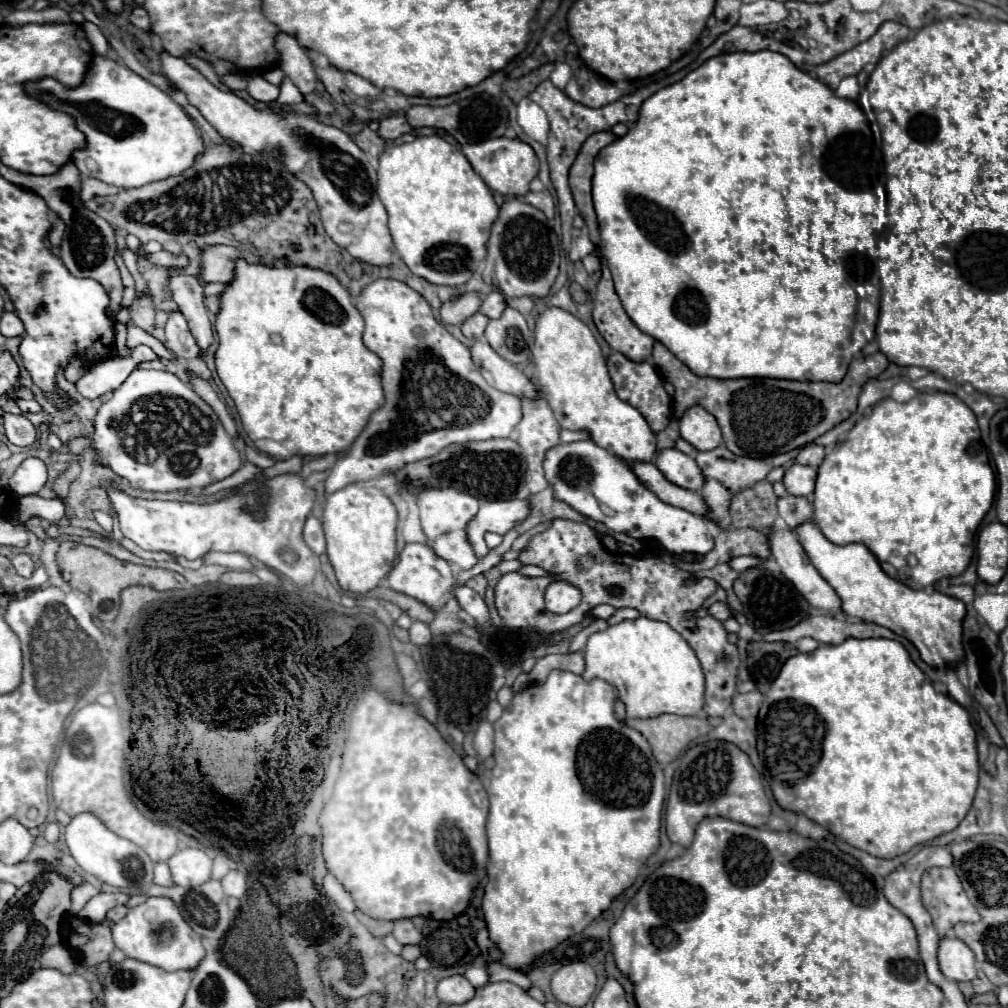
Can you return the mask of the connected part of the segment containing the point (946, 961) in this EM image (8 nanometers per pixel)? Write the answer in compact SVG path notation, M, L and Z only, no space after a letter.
M942 938L938 944L938 964L942 974L954 982L966 982L976 976L972 950L958 938Z

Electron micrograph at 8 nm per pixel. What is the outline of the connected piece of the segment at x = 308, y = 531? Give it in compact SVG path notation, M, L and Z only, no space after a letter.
M308 516L306 524L304 524L304 542L308 544L308 548L316 554L324 554L326 552L326 544L324 544L324 532L322 532L322 522L316 516Z

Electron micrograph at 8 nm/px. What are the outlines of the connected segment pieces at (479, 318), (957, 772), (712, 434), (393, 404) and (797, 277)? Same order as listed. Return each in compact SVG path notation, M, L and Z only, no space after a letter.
M476 312L474 316L470 316L470 318L462 324L462 334L464 334L466 338L474 338L474 340L478 340L478 338L484 336L484 328L486 328L486 324L488 324L488 318L484 318L484 314Z
M848 638L838 646L820 646L810 654L796 654L786 660L778 678L766 692L766 700L758 714L758 752L762 758L762 774L772 788L772 794L780 808L790 812L802 812L806 818L818 822L834 836L842 838L854 848L860 848L876 858L896 858L906 854L918 844L926 844L942 834L952 832L968 814L974 792L978 786L978 752L976 752L976 732L970 724L968 712L952 698L938 694L926 680L924 672L910 660L906 648L896 640L872 638L856 640Z
M700 406L688 408L686 414L680 418L680 436L698 452L714 450L722 442L716 418Z
M376 280L364 288L364 292L354 300L360 310L366 330L364 344L382 358L382 384L386 402L372 416L368 426L350 446L344 458L338 458L324 482L324 494L332 494L352 482L370 480L396 470L406 462L416 462L428 456L438 454L448 444L462 444L470 440L490 440L490 438L508 438L512 428L522 418L522 400L514 394L500 392L490 386L480 370L474 366L470 350L458 342L434 316L428 302L412 290L408 284L398 280Z
M760 50L760 52L732 52L732 54L720 54L710 60L706 60L700 68L692 70L686 78L680 82L666 86L658 90L654 96L650 96L642 106L640 106L640 116L636 126L622 138L616 138L616 142L608 144L604 150L600 150L600 158L596 158L596 174L592 178L592 198L598 214L598 224L600 224L600 254L606 258L608 268L612 272L616 292L622 300L622 306L626 314L644 330L646 334L654 336L658 342L668 346L676 358L680 358L696 376L708 376L708 378L737 379L737 378L773 378L786 380L812 380L812 382L840 382L848 370L850 360L866 346L866 342L873 340L875 336L875 326L880 310L880 278L866 278L864 272L870 270L868 264L868 254L864 248L864 240L870 240L872 234L882 232L882 224L886 224L886 198L884 198L884 164L882 164L882 148L878 140L872 138L870 124L854 100L838 98L826 84L820 80L812 78L808 72L796 68L786 56L772 52L772 50Z

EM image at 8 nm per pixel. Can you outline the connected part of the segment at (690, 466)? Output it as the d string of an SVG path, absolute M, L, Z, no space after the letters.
M670 448L670 450L662 450L658 452L656 460L654 460L656 468L676 486L682 486L686 490L694 490L698 492L706 478L702 474L702 468L698 466L698 462L688 456L688 454L682 454L680 450L676 448Z

